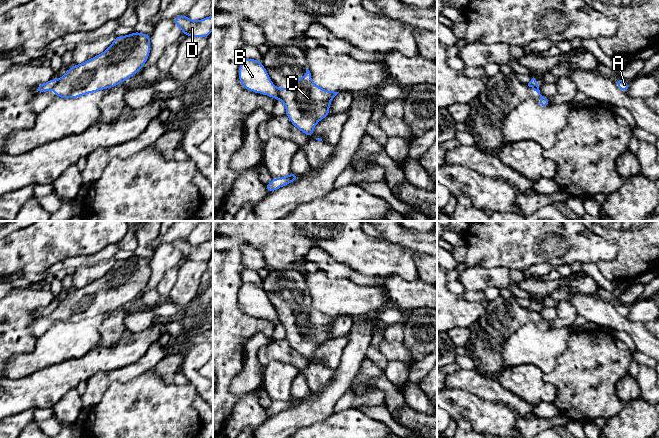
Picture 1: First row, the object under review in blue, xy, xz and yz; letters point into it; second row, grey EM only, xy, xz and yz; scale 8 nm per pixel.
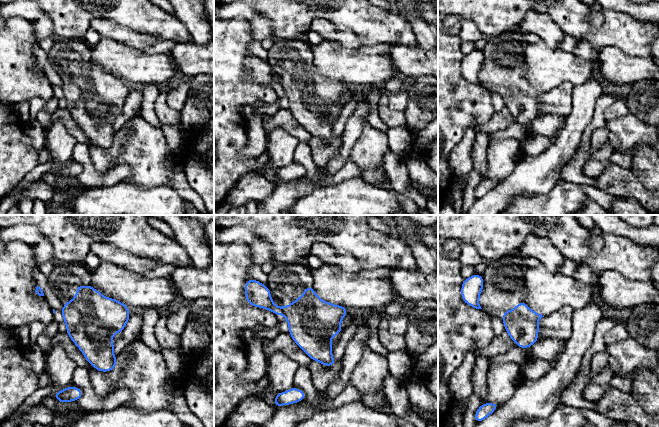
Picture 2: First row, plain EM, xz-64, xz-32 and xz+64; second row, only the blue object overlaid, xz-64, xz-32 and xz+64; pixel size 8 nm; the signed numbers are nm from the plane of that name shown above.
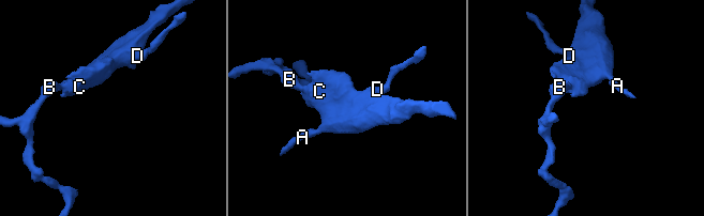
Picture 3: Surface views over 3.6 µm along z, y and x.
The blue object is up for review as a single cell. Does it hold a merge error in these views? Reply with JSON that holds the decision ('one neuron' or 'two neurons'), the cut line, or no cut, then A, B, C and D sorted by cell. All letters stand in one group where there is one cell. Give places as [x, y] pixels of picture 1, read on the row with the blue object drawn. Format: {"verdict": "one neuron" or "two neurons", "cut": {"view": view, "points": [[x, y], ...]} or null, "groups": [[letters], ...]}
{"verdict": "two neurons", "cut": {"view": "xz", "points": [[276, 89], [277, 98]]}, "groups": [["A", "C", "D"], ["B"]]}

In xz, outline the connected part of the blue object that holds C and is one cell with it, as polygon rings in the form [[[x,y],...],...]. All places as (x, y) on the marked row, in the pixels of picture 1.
[[[308,69],[291,88],[278,88],[277,90],[277,99],[286,106],[285,115],[296,128],[309,138],[313,137],[313,129],[317,123],[331,115],[329,105],[339,93],[324,90],[314,84]]]

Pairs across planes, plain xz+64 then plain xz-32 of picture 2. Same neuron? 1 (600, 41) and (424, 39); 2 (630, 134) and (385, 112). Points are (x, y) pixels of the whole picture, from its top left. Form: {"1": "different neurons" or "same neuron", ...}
{"1": "different neurons", "2": "same neuron"}

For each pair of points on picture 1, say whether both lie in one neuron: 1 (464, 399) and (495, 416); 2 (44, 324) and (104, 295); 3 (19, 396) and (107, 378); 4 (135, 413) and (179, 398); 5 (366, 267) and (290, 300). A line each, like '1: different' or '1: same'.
1: same
2: same
3: different
4: same
5: different

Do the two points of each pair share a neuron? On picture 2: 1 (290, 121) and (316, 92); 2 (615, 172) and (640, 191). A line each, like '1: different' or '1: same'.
1: different
2: same

